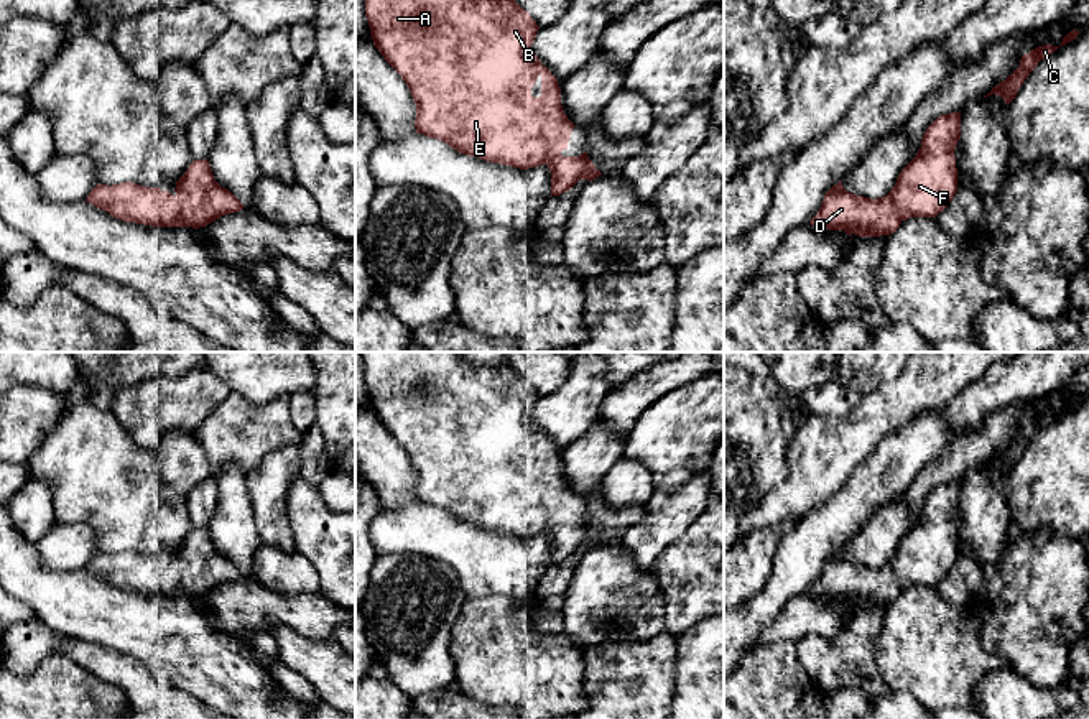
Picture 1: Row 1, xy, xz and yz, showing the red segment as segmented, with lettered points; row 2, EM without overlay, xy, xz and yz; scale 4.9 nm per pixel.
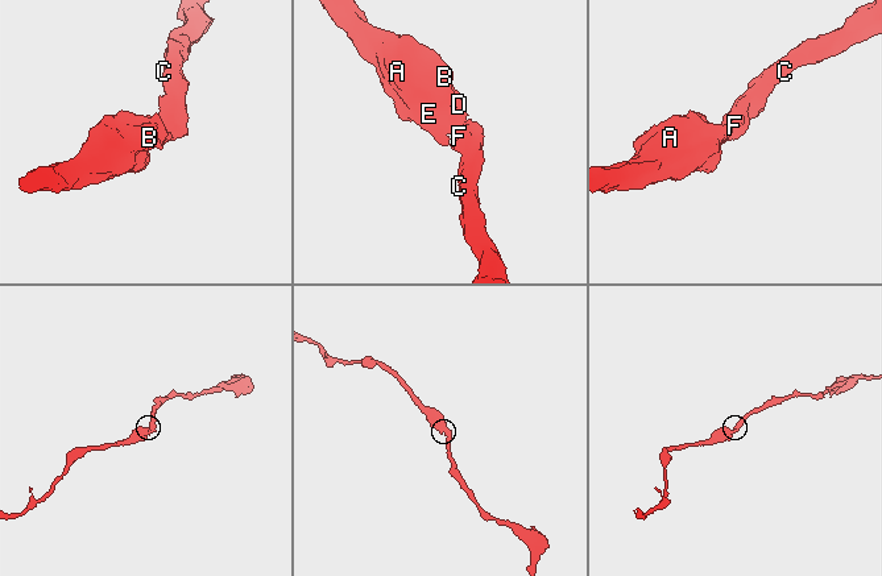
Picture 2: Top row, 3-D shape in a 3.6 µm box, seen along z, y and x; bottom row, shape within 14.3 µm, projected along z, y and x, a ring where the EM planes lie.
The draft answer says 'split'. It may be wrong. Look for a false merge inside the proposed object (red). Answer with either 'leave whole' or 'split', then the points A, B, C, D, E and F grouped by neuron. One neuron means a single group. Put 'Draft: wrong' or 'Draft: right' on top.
Draft: wrong
leave whole; A B C D E F

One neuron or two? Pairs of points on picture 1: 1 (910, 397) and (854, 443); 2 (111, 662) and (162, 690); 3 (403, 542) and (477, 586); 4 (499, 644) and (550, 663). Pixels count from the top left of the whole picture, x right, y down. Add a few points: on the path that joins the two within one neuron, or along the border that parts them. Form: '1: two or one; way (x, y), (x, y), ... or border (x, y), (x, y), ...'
1: one; way (897, 403), (867, 430)
2: one; way (124, 672), (148, 690)
3: one; way (423, 542), (441, 542), (466, 566)
4: one; way (512, 657), (519, 657), (527, 663), (537, 663)

